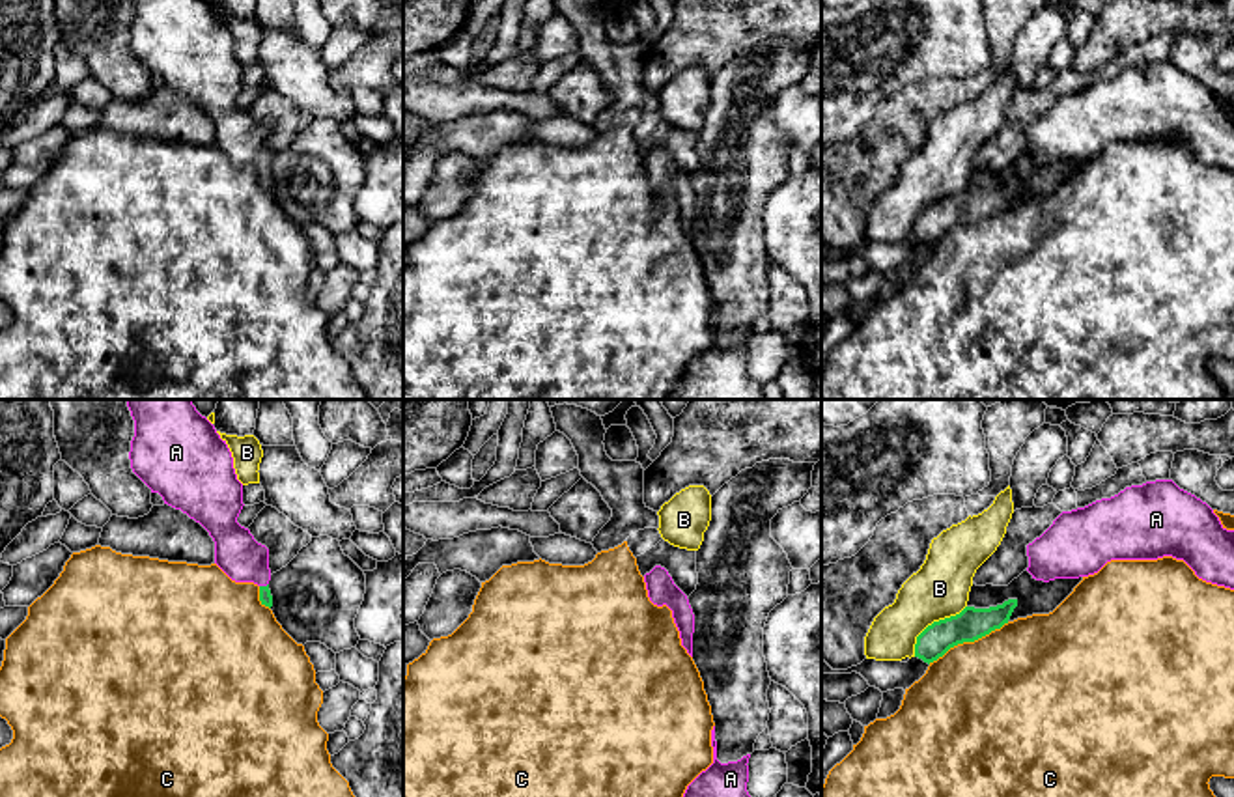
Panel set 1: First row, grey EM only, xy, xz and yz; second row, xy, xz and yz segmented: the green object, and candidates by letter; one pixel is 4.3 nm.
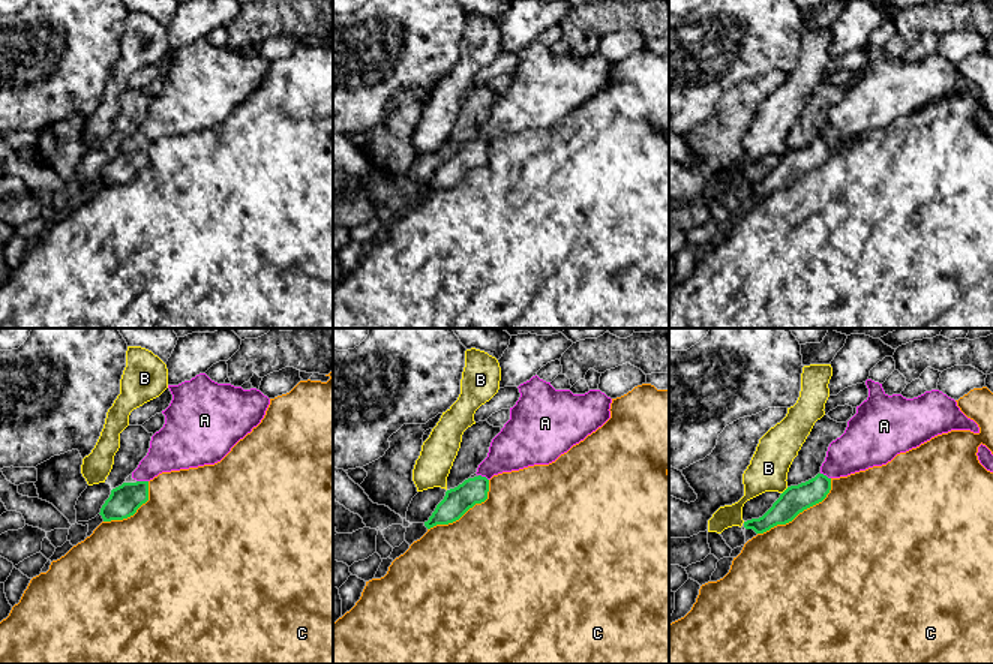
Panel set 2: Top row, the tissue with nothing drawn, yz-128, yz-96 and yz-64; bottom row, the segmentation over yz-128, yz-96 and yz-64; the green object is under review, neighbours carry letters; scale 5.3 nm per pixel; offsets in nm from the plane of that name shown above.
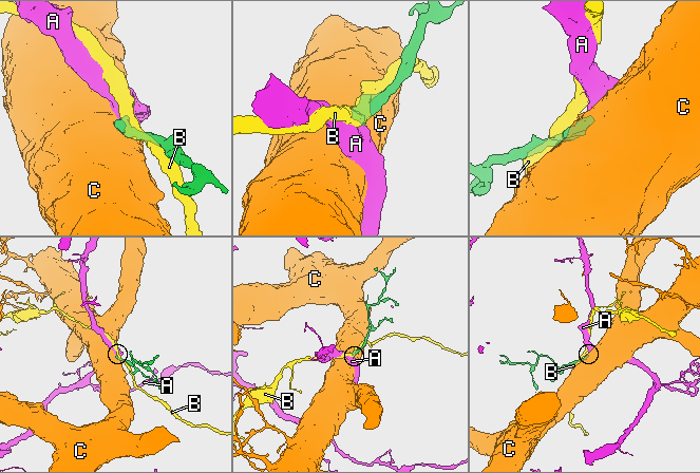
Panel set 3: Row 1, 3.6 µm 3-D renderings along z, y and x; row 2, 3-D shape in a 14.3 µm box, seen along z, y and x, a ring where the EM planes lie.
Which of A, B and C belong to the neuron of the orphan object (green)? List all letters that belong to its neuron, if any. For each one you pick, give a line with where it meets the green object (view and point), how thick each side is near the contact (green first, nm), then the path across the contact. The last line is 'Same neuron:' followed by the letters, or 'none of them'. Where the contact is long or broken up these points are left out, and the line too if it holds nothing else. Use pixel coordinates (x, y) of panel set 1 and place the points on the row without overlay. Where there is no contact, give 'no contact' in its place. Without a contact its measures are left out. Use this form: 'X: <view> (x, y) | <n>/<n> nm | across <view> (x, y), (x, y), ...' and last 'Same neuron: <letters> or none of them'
A: xy (264, 168) | 60/190 nm | across xy (266, 180), (264, 168), (262, 159), (238, 135)
Same neuron: A

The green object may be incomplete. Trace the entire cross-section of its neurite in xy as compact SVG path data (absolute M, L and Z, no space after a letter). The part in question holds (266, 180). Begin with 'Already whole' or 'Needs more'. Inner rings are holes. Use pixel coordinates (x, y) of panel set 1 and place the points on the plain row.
Needs more. M133 0L131 50L164 86L181 91L200 105L215 123L215 146L235 164L259 168L259 183L273 189L269 172L269 131L237 105L243 91L243 65L237 62L233 39L207 0Z

